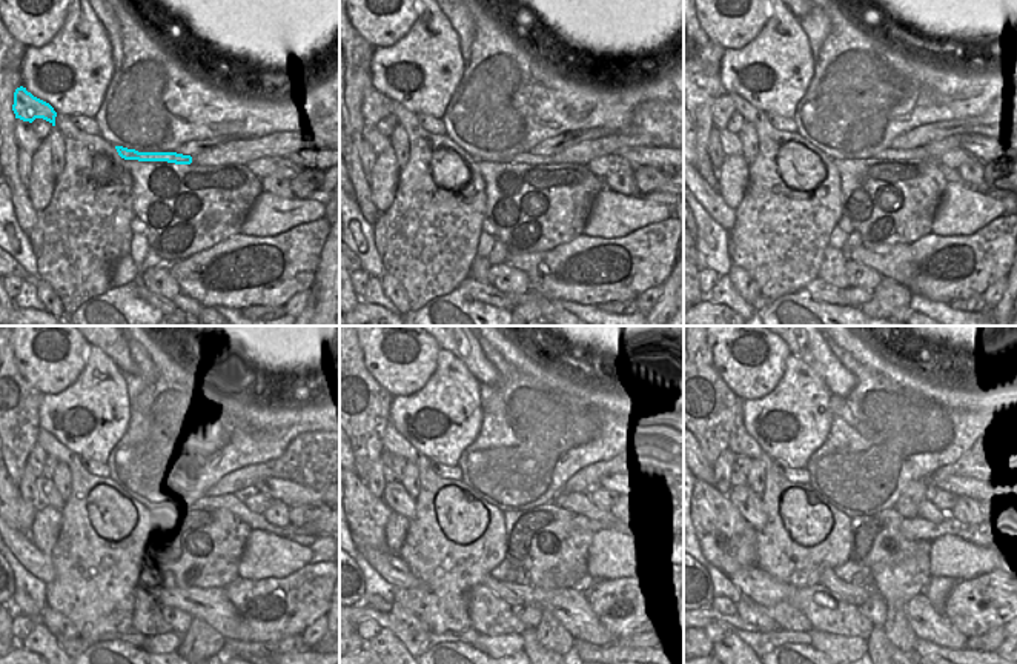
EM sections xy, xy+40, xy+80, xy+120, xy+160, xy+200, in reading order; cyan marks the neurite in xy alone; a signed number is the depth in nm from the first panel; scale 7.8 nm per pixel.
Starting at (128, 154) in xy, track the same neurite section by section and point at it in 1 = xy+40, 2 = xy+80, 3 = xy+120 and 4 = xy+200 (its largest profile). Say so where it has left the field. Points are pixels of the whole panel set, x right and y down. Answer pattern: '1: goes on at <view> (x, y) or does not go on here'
1: goes on at xy+40 (520, 159)
2: goes on at xy+80 (917, 154)
3: goes on at xy+120 (231, 501)
4: goes on at xy+200 (927, 509)

